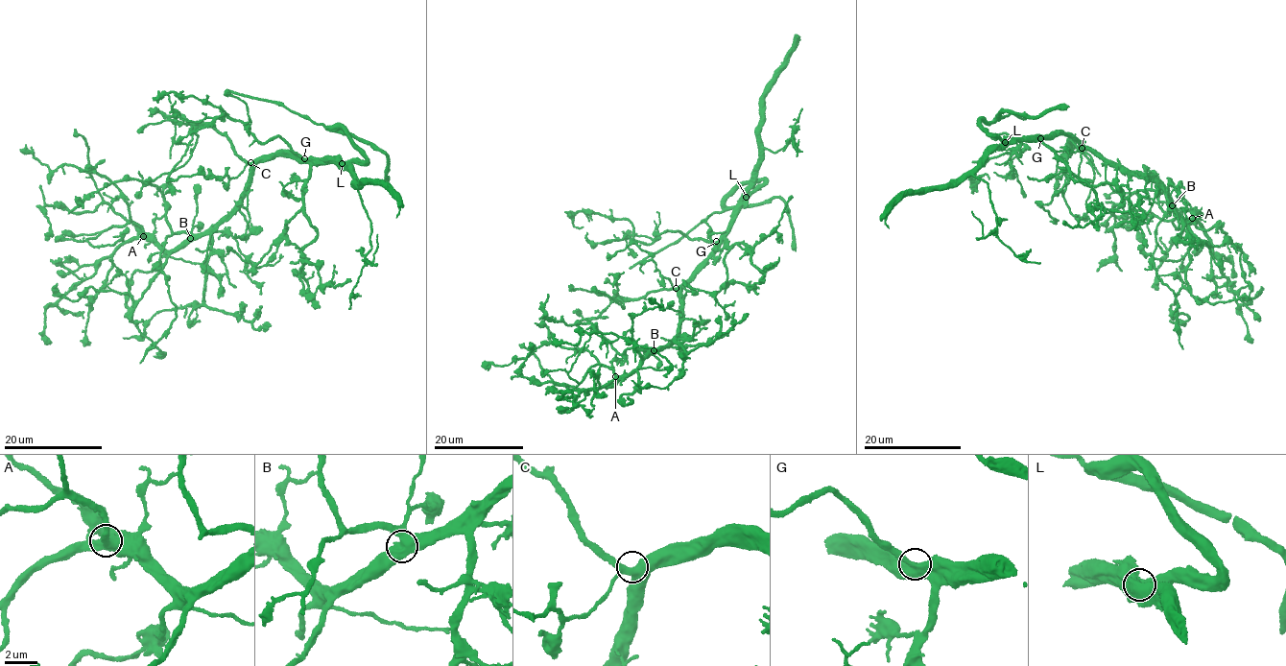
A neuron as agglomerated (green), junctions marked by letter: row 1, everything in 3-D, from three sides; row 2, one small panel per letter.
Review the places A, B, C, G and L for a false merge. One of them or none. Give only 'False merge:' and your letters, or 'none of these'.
False merge: L

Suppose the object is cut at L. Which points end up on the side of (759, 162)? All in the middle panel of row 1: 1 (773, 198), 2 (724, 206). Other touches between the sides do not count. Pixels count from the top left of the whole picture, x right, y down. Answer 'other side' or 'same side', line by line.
1: other side
2: other side

